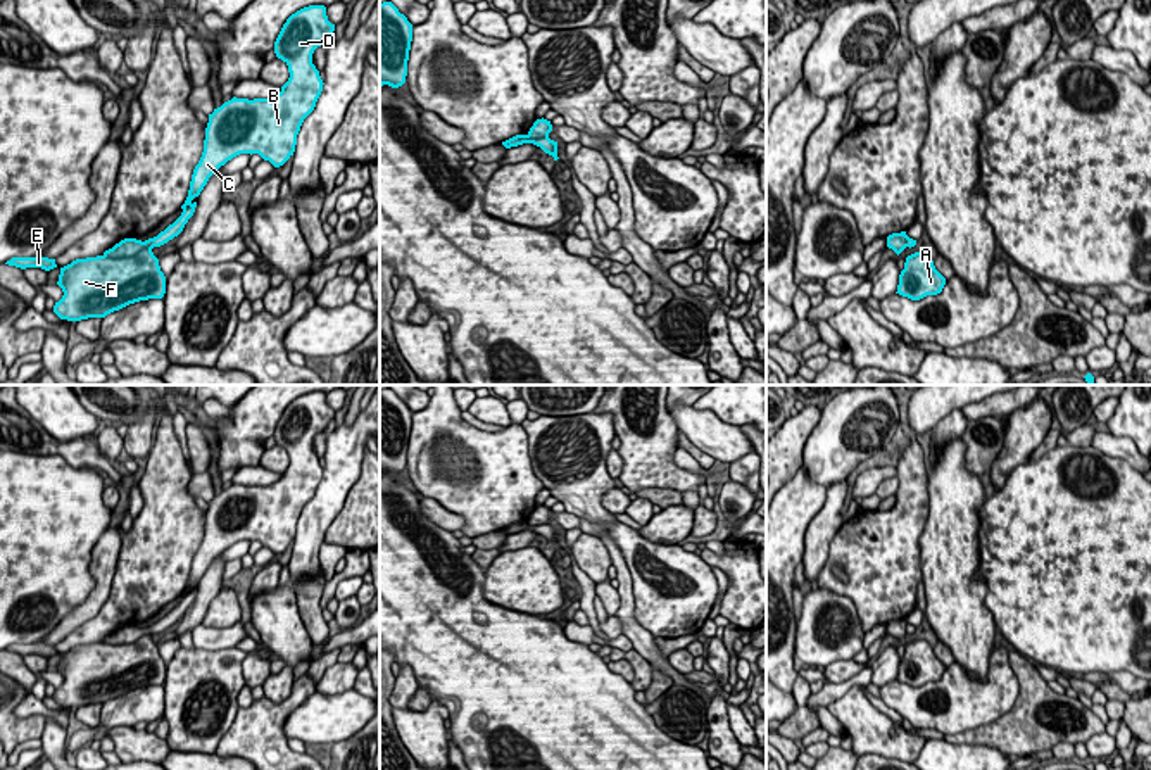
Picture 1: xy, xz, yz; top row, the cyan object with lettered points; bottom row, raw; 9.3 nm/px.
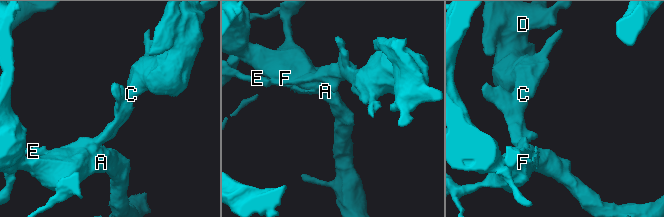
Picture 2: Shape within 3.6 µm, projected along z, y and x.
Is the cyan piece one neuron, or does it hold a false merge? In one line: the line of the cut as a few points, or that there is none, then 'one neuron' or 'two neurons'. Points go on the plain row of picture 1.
cut in xy along (152, 631), (132, 643), (104, 643); two neurons

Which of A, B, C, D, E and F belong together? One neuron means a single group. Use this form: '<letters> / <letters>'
A B C D F / E

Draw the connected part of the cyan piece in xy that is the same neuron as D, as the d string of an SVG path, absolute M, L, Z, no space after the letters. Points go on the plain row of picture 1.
M324 392L304 394L286 406L274 428L274 440L288 452L290 459L290 464L281 473L281 478L271 485L248 487L233 483L221 494L214 495L212 501L209 501L204 539L193 556L188 584L181 592L181 603L157 623L148 625L147 628L152 632L142 635L133 644L97 642L76 646L64 653L57 668L64 682L53 692L53 699L60 706L81 708L88 704L105 704L107 701L129 691L164 684L166 663L160 658L159 646L154 642L152 635L167 630L183 618L197 594L193 585L200 582L209 565L233 544L240 540L259 540L274 554L280 554L293 542L300 513L304 506L314 497L324 471L319 458L312 451L312 440L330 425L333 418L335 411L328 407Z

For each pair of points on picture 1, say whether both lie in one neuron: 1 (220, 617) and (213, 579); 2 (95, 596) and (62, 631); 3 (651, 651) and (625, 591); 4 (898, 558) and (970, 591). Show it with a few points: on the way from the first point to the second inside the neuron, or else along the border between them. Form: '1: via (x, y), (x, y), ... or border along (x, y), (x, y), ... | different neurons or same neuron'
1: border along (223, 587), (209, 605), (201, 624) | different neurons
2: via (90, 605), (71, 622) | same neuron
3: via (639, 636), (628, 624), (627, 606) | same neuron
4: border along (924, 529), (920, 537), (920, 580) | different neurons

